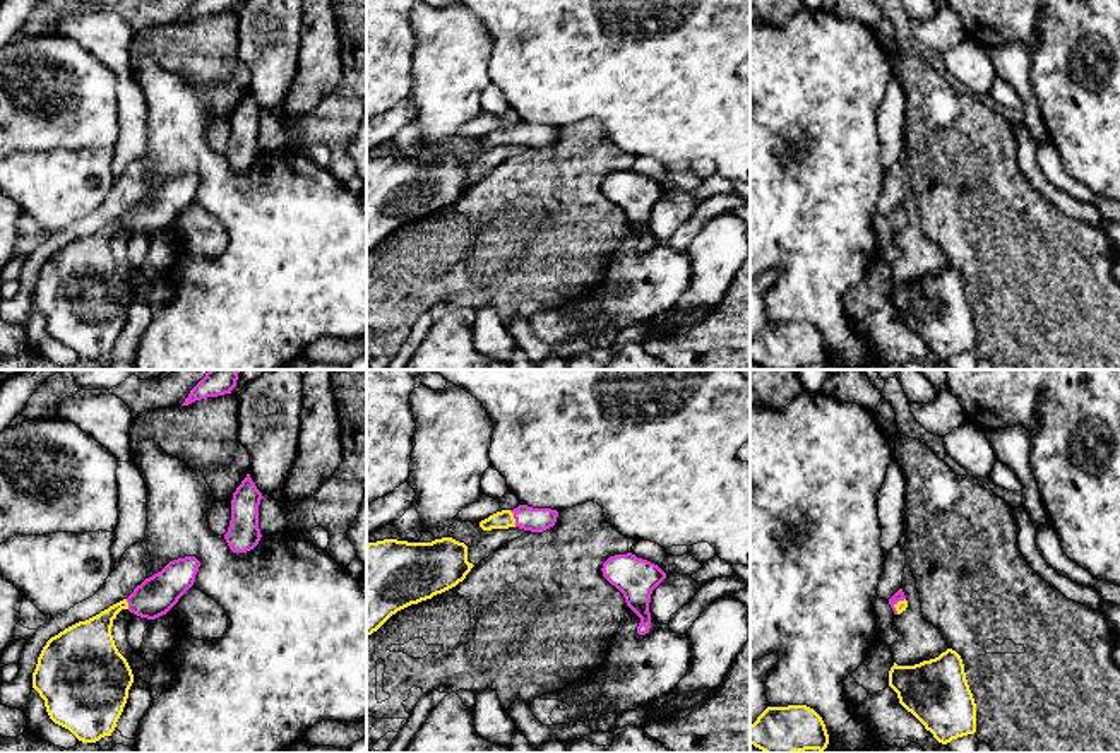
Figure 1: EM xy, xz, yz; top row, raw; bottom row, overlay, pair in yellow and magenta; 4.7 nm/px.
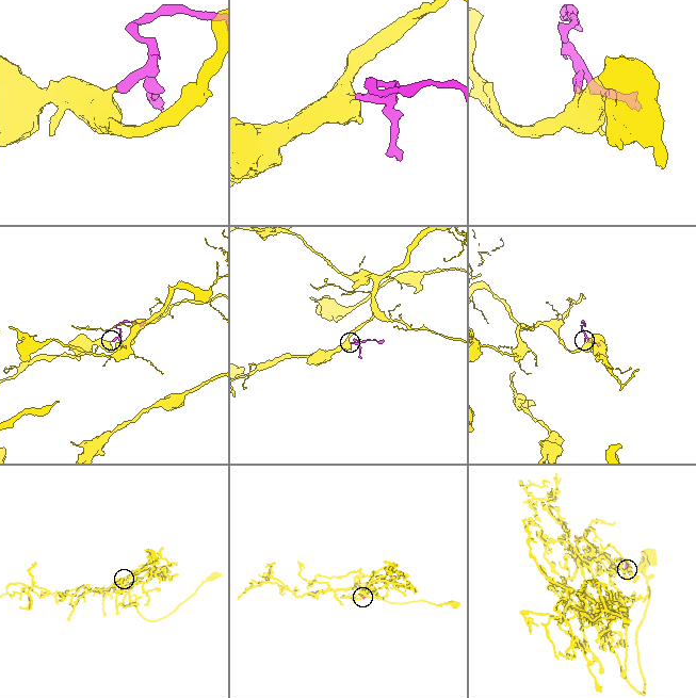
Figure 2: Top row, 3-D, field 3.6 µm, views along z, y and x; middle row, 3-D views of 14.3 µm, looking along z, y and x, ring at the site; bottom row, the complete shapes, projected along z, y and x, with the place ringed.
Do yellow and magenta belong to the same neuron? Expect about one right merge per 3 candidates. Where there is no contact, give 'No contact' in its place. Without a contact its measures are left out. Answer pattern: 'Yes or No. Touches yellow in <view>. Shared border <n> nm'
Yes. Touches yellow in xz. Shared border 90 nm

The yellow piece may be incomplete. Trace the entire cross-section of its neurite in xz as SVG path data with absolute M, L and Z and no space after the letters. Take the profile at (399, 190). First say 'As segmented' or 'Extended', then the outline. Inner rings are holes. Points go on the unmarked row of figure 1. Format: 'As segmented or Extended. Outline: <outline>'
As segmented. Outline: M452 154L432 159L368 159L366 252L397 228L456 204L473 183L468 178L468 163Z

